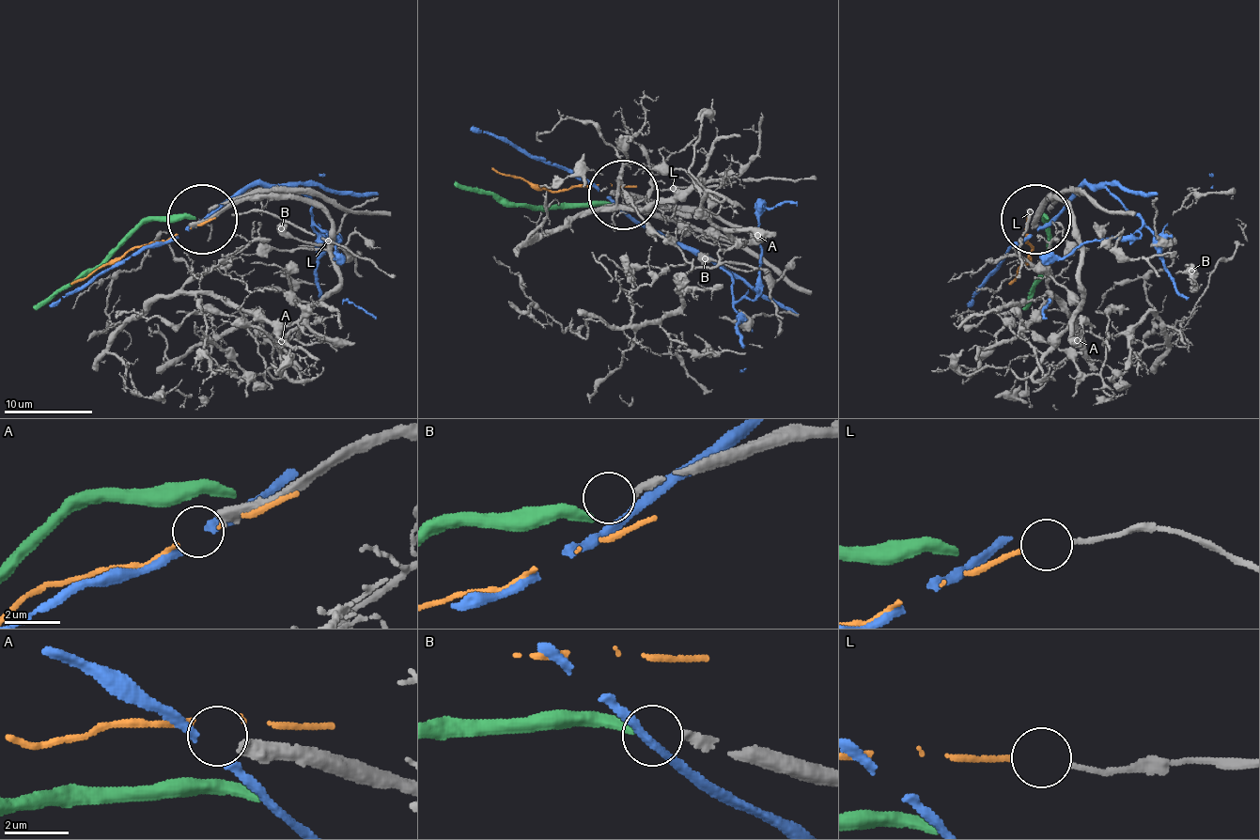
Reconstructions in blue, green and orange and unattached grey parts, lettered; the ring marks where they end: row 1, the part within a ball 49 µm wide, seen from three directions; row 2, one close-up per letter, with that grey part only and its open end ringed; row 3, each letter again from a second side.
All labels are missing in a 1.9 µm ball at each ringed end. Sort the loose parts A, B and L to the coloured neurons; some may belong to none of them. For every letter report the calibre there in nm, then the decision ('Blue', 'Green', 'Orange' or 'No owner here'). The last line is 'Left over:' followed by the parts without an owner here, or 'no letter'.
A: Thickness 500 nm. No owner here
B: Thickness 280 nm. Green
L: Thickness 160 nm. Orange
Left over: A

